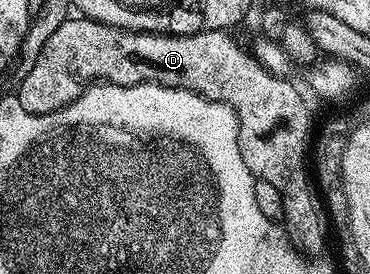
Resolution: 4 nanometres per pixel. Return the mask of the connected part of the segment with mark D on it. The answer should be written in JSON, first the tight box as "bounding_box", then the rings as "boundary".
{"bounding_box":[16,18,328,250],"boundary":[[[71,18],[64,22],[64,26],[60,26],[60,30],[56,30],[56,34],[52,34],[52,38],[48,38],[48,42],[44,42],[44,50],[40,50],[36,66],[32,66],[32,70],[21,77],[22,85],[18,88],[16,103],[25,112],[43,116],[67,108],[73,100],[81,98],[91,84],[105,82],[124,86],[159,84],[165,88],[183,88],[196,96],[203,96],[205,100],[227,104],[238,119],[238,145],[244,166],[248,166],[255,178],[276,186],[276,190],[280,190],[280,198],[284,198],[284,227],[291,244],[299,250],[322,248],[326,244],[328,216],[312,187],[312,176],[308,171],[308,149],[312,144],[310,112],[292,81],[285,80],[285,75],[267,69],[253,51],[245,52],[230,35],[229,31],[223,30],[197,32],[191,36],[163,36],[156,32],[114,28],[89,18]]]}

